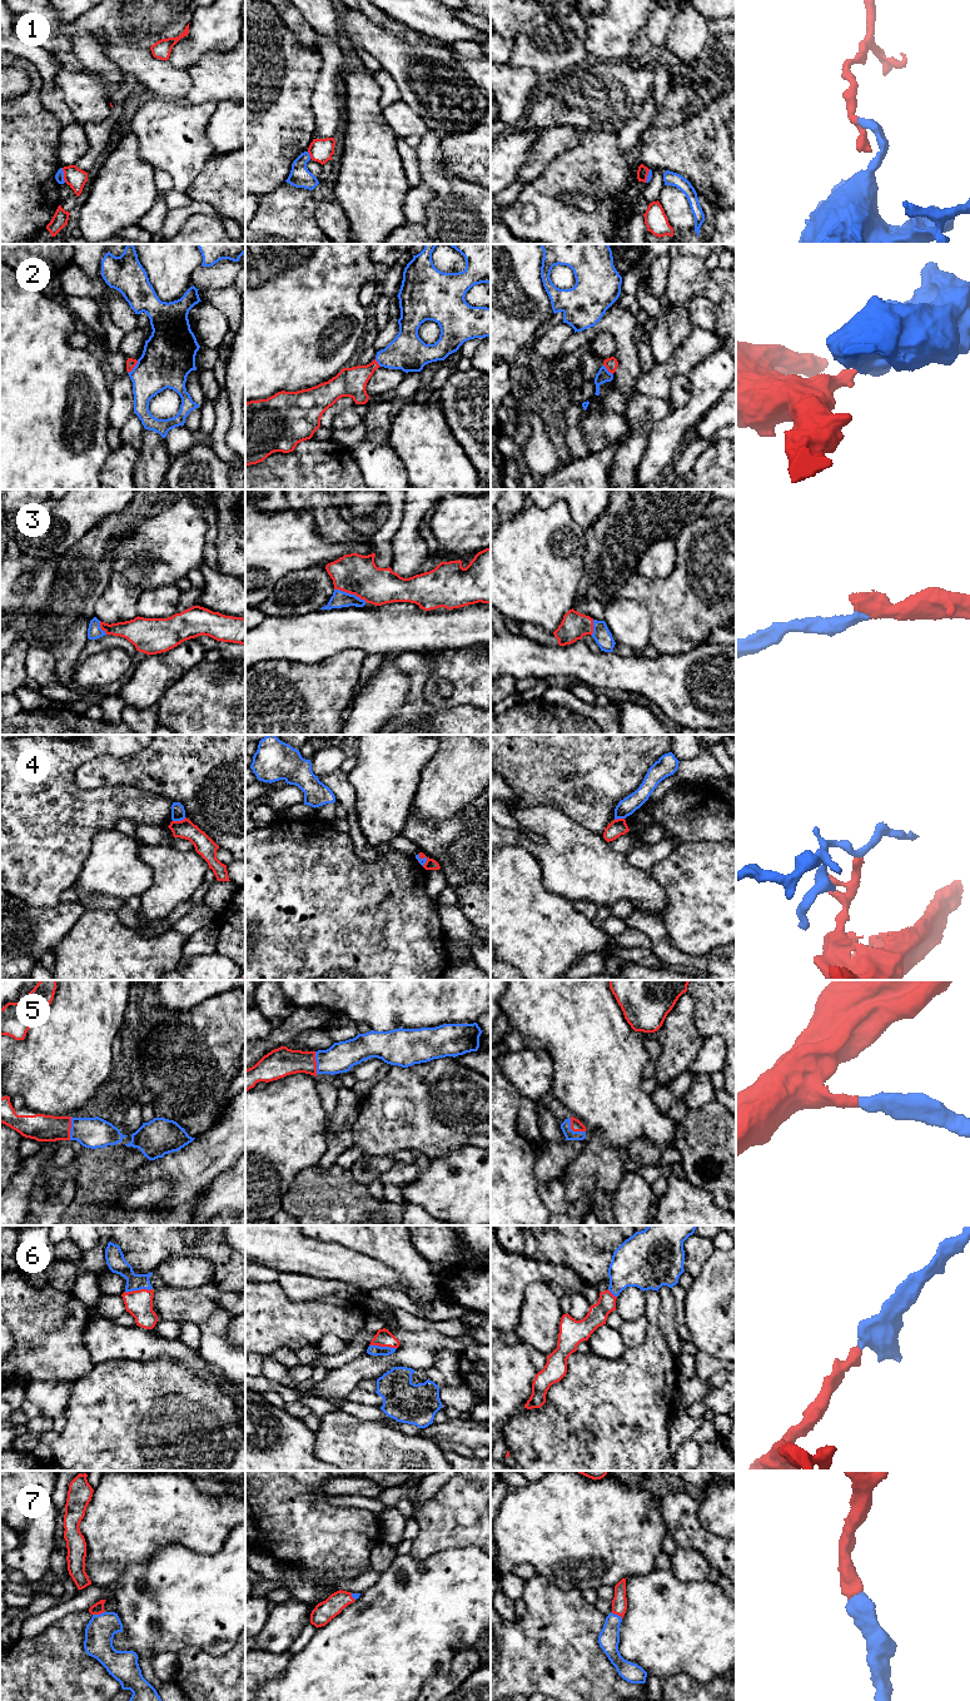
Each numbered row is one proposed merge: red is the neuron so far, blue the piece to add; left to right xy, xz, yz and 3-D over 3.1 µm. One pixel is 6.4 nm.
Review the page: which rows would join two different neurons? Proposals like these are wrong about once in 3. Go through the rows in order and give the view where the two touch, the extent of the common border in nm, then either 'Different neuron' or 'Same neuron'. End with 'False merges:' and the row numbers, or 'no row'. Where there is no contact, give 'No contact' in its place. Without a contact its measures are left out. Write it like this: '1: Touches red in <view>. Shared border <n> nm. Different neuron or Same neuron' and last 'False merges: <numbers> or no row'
1: Touches red in xy. Shared border 100 nm. Different neuron
2: Touches red in xy. Shared border 110 nm. Different neuron
3: Touches red in xz. Shared border 240 nm. Same neuron
4: Touches red in xy. Shared border 90 nm. Different neuron
5: Touches red in yz. Shared border 140 nm. Same neuron
6: Touches red in xy. Shared border 180 nm. Same neuron
7: Touches red in xy. Shared border 80 nm. Same neuron
False merges: 1, 2, 4

